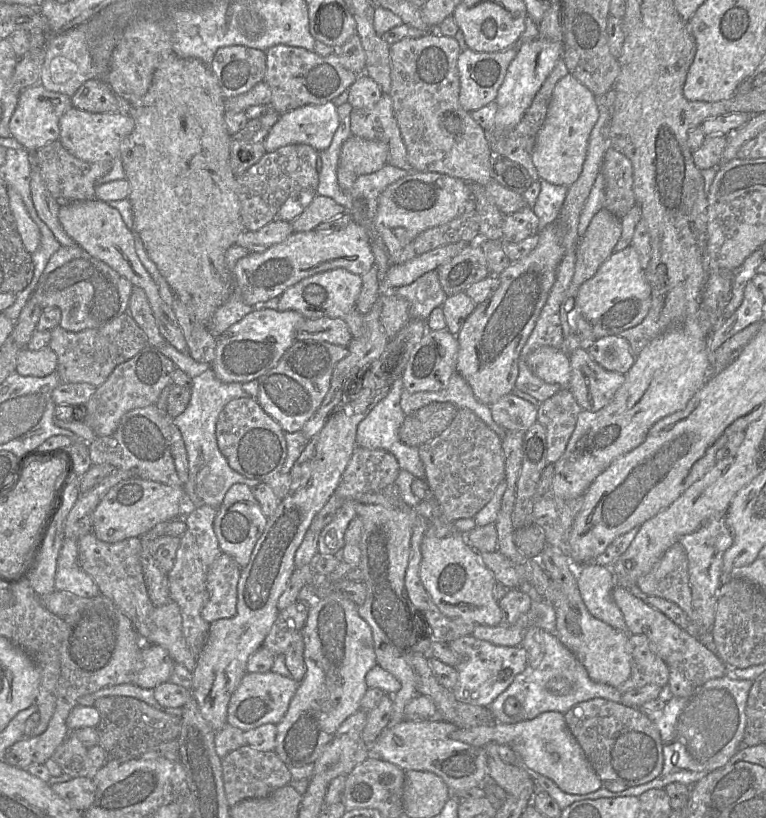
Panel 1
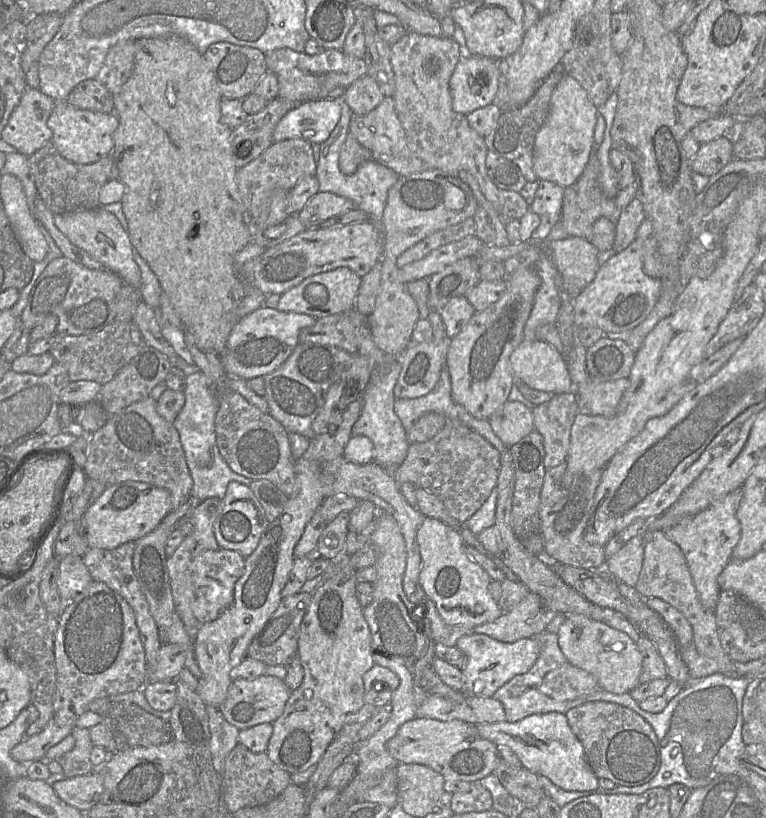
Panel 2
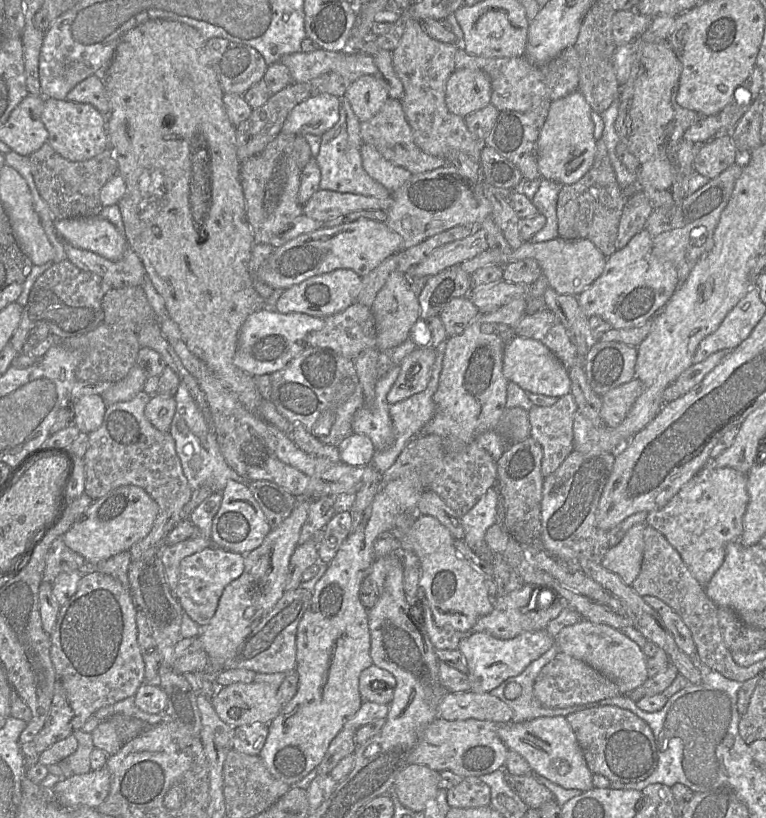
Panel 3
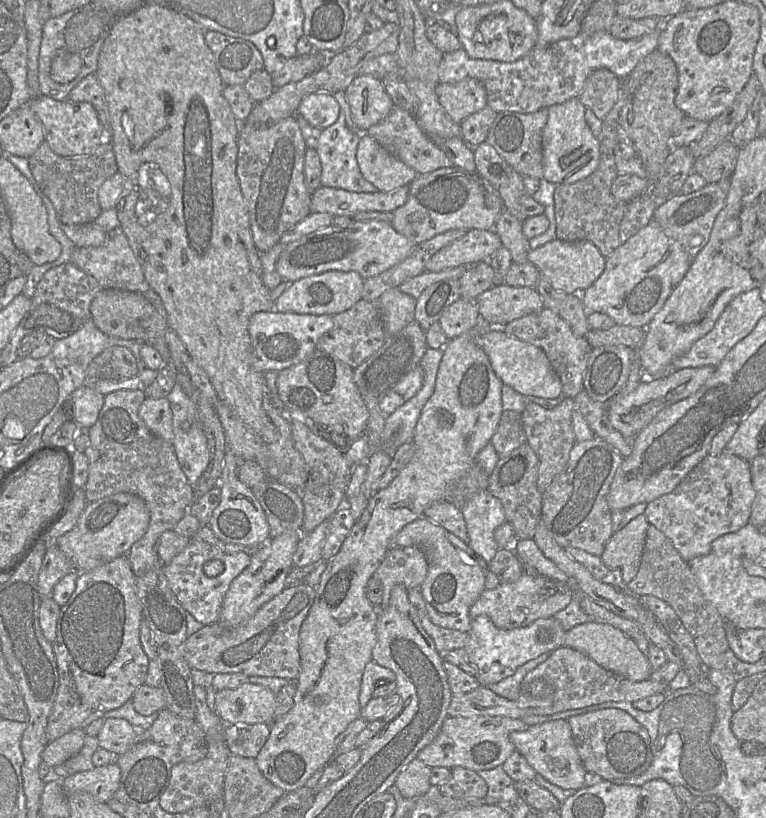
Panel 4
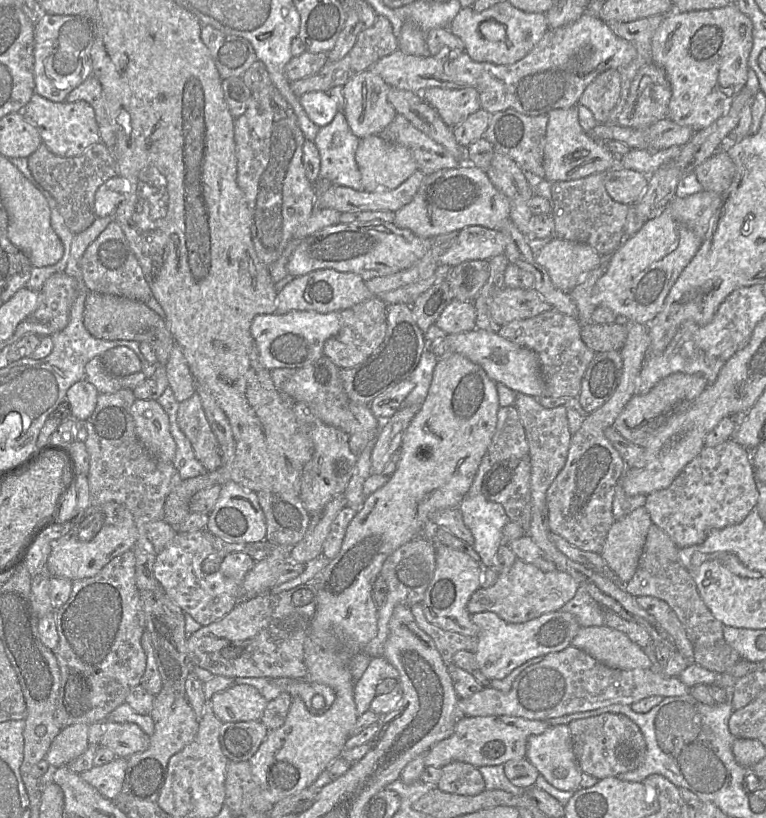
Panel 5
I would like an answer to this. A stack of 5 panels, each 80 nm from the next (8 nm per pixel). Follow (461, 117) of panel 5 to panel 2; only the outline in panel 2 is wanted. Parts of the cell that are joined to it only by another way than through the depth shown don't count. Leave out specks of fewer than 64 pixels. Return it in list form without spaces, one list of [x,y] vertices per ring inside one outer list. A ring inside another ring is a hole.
[[[462,56],[449,82],[452,109],[468,115],[496,102],[500,76],[499,60],[483,56]]]

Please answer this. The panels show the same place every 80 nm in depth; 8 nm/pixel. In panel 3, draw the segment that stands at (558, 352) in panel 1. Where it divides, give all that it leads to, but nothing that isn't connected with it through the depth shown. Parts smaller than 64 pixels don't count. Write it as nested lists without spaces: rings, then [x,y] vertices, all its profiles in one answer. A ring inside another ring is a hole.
[[[515,336],[508,342],[503,353],[503,375],[525,392],[562,397],[571,391],[568,369],[543,343],[532,338]]]

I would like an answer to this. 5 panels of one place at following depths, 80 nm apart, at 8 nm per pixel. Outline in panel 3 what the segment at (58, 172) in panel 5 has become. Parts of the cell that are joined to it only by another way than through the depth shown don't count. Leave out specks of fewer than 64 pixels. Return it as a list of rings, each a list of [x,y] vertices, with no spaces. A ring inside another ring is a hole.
[[[46,142],[28,157],[36,188],[47,203],[54,219],[87,218],[99,215],[103,207],[100,190],[117,174],[117,162],[110,146],[89,160],[74,162],[64,159]]]

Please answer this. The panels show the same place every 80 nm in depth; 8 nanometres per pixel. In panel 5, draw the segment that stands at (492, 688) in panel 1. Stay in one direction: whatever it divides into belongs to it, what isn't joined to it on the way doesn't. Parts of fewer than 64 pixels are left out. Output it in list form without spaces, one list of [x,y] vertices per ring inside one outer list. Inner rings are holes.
[[[561,610],[542,614],[523,623],[509,623],[491,611],[471,615],[471,620],[478,626],[475,659],[481,672],[489,679],[503,679],[516,667],[526,661],[558,652],[569,645],[580,629],[576,618]]]

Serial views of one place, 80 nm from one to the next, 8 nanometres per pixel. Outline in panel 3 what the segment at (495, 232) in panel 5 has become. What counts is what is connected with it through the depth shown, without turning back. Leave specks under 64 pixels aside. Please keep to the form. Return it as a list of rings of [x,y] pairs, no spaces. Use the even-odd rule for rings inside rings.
[[[475,228],[469,236],[436,248],[422,262],[411,267],[407,277],[410,279],[437,275],[446,268],[459,265],[488,249],[485,231]]]

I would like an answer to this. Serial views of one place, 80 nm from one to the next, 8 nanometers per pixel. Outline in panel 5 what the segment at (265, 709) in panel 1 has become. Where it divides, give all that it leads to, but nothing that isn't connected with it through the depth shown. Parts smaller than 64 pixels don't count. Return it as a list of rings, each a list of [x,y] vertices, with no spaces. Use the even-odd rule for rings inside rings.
[[[235,684],[213,694],[210,700],[222,723],[260,720],[268,704],[259,690],[248,684]]]

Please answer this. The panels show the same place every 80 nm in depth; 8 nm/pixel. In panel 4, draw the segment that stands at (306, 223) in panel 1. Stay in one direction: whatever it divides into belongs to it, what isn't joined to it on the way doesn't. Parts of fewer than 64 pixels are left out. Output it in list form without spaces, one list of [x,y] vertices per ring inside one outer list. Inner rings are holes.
[[[409,185],[391,192],[356,193],[321,186],[311,195],[310,212],[328,213],[333,217],[354,215],[359,212],[394,212],[408,198]]]

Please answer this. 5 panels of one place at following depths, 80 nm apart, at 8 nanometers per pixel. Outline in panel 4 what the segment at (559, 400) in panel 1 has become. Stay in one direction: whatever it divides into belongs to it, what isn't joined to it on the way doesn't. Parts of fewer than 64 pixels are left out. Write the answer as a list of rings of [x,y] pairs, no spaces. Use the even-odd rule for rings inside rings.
[[[562,397],[560,404],[551,409],[543,408],[528,400],[521,413],[525,441],[539,458],[537,488],[542,494],[554,477],[565,467],[570,451],[576,442],[571,424],[571,414],[575,407],[574,399],[567,397]]]

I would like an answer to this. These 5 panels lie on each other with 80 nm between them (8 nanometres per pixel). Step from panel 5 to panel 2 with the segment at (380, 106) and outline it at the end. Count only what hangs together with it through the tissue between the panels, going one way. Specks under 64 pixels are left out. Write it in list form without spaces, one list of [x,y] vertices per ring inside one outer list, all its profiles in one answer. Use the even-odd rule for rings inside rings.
[[[369,75],[362,76],[345,89],[343,100],[357,115],[366,115],[375,109],[385,95]]]

